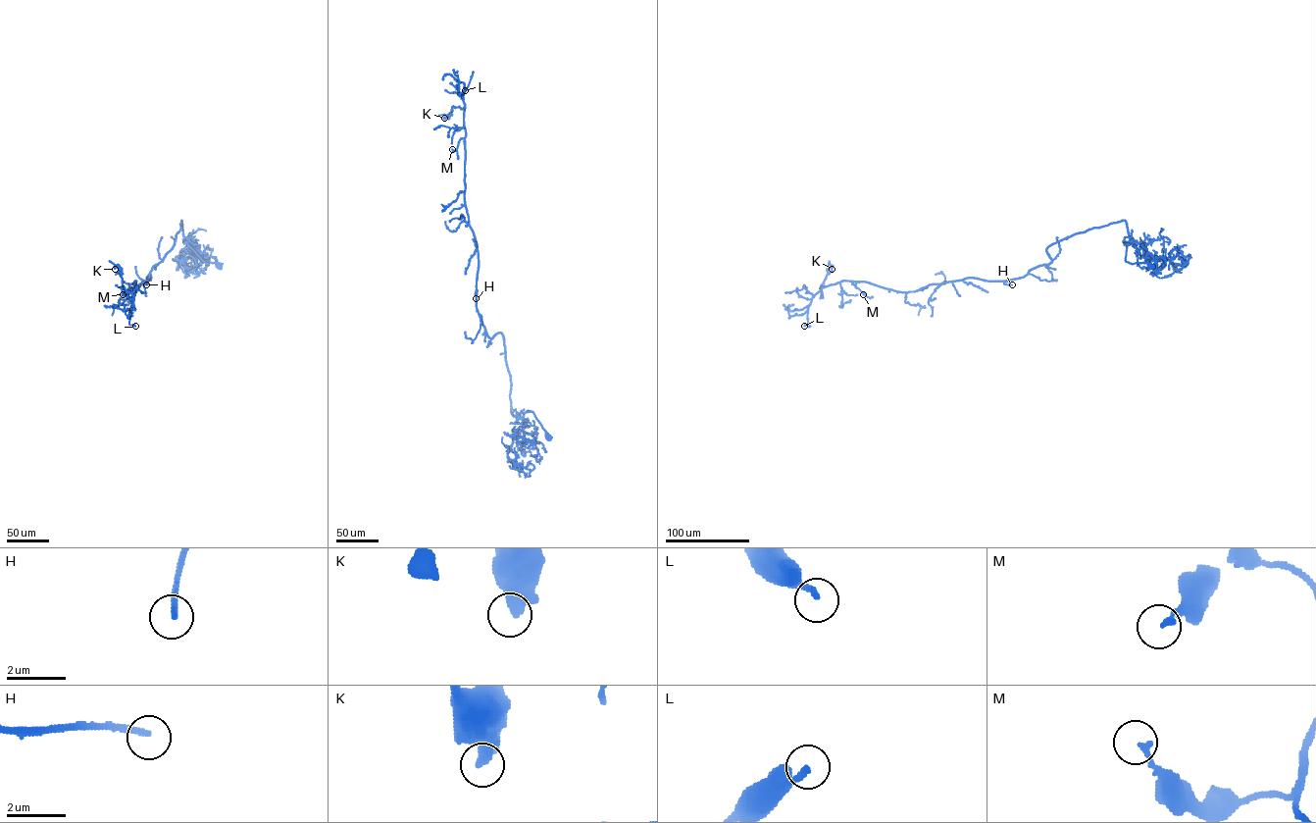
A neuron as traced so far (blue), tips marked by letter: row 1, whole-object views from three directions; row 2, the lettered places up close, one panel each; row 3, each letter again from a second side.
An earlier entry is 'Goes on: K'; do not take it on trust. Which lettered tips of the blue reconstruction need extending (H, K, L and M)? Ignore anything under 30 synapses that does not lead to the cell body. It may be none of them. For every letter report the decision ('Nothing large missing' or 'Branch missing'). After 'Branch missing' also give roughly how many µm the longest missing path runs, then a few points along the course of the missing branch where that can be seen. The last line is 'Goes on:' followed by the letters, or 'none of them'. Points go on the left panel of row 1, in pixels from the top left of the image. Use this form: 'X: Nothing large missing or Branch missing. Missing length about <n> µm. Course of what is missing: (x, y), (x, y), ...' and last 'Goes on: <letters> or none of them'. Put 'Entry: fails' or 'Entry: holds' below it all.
H: Branch missing. Missing length about 80 µm. Course of what is missing: (146, 284), (140, 293), (134, 294)
K: Nothing large missing
L: Nothing large missing
M: Nothing large missing
Goes on: H
Entry: fails

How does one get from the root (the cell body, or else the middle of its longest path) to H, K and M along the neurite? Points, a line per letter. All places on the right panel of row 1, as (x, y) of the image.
H: (1150, 267), (1125, 261), (1130, 236), (1122, 221), (1051, 243), (1046, 249), (1051, 261), (1004, 282), (1012, 284)
K: (1150, 267), (1125, 261), (1122, 221), (1051, 243), (1049, 263), (1007, 280), (842, 281), (821, 297), (832, 269)
M: (1150, 267), (1125, 261), (1122, 221), (1051, 243), (1051, 261), (1023, 277), (906, 292), (852, 282), (863, 294)

